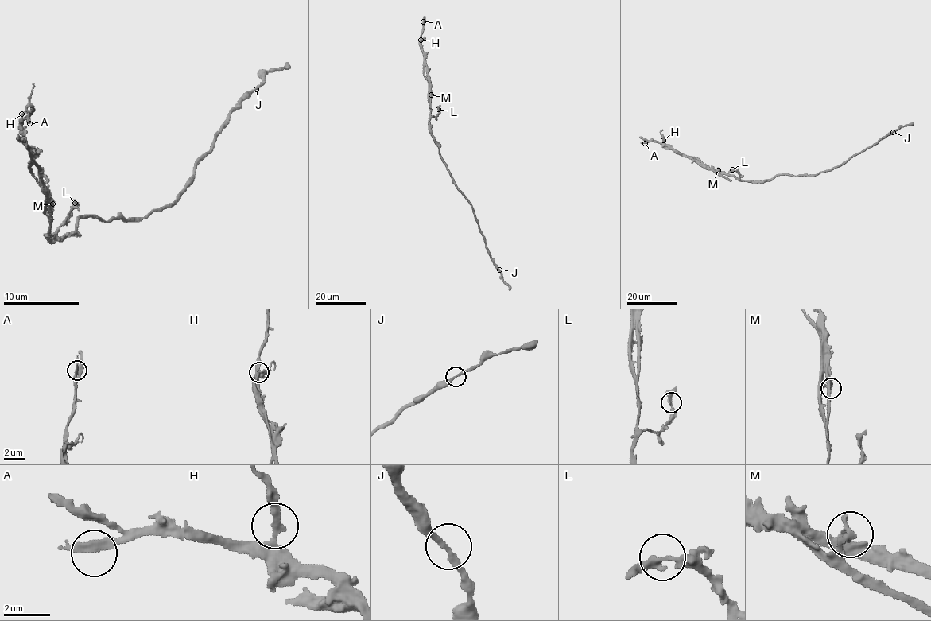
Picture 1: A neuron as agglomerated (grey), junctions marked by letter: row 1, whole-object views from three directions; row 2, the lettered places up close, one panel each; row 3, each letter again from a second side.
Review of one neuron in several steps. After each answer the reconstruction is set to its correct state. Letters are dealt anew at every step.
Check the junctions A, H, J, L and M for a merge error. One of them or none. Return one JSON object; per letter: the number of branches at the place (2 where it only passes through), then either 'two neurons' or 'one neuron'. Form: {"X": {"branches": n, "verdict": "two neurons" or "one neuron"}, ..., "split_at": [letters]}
{"A": {"branches": 2, "verdict": "one neuron"}, "H": {"branches": 2, "verdict": "one neuron"}, "J": {"branches": 2, "verdict": "one neuron"}, "L": {"branches": 2, "verdict": "one neuron"}, "M": {"branches": 2, "verdict": "two neurons"}, "split_at": ["M"]}

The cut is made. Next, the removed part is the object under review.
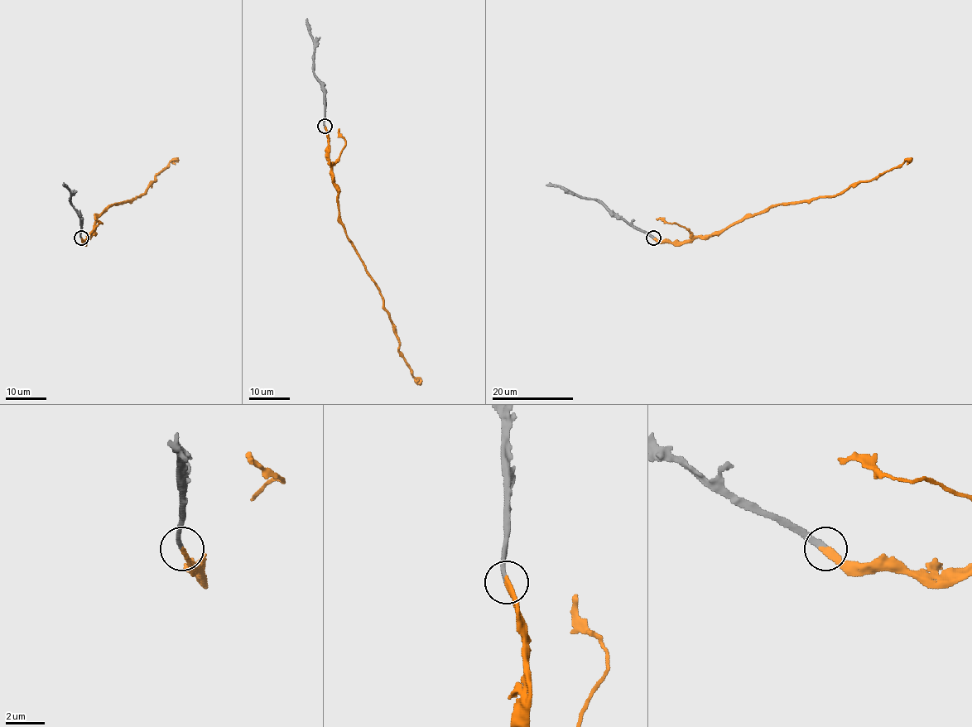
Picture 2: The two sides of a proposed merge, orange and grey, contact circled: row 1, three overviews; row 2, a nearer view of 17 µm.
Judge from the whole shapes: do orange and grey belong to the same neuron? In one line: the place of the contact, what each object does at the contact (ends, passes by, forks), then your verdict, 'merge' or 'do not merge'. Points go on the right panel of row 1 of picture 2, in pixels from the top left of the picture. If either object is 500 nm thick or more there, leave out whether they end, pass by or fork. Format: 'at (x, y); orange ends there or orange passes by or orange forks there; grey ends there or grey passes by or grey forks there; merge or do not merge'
at (653, 238); orange ends there; grey ends there; merge

